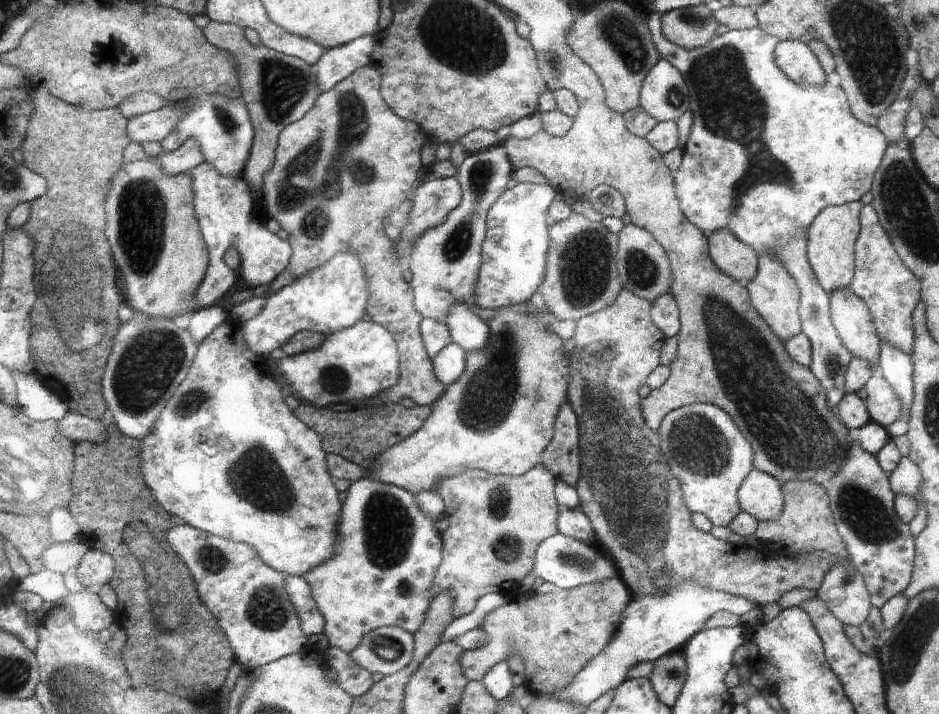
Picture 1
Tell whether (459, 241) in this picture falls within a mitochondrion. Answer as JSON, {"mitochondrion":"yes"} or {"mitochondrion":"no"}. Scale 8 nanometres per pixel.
{"mitochondrion":"yes"}

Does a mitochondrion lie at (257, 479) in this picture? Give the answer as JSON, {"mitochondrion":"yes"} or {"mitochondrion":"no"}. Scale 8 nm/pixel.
{"mitochondrion":"yes"}

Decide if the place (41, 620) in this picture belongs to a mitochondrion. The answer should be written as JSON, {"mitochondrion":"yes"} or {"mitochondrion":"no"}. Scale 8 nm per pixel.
{"mitochondrion":"no"}

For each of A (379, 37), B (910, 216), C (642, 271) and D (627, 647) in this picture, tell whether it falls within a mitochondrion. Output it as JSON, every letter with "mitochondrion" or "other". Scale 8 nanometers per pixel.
{"A":"other","B":"mitochondrion","C":"mitochondrion","D":"mitochondrion"}

